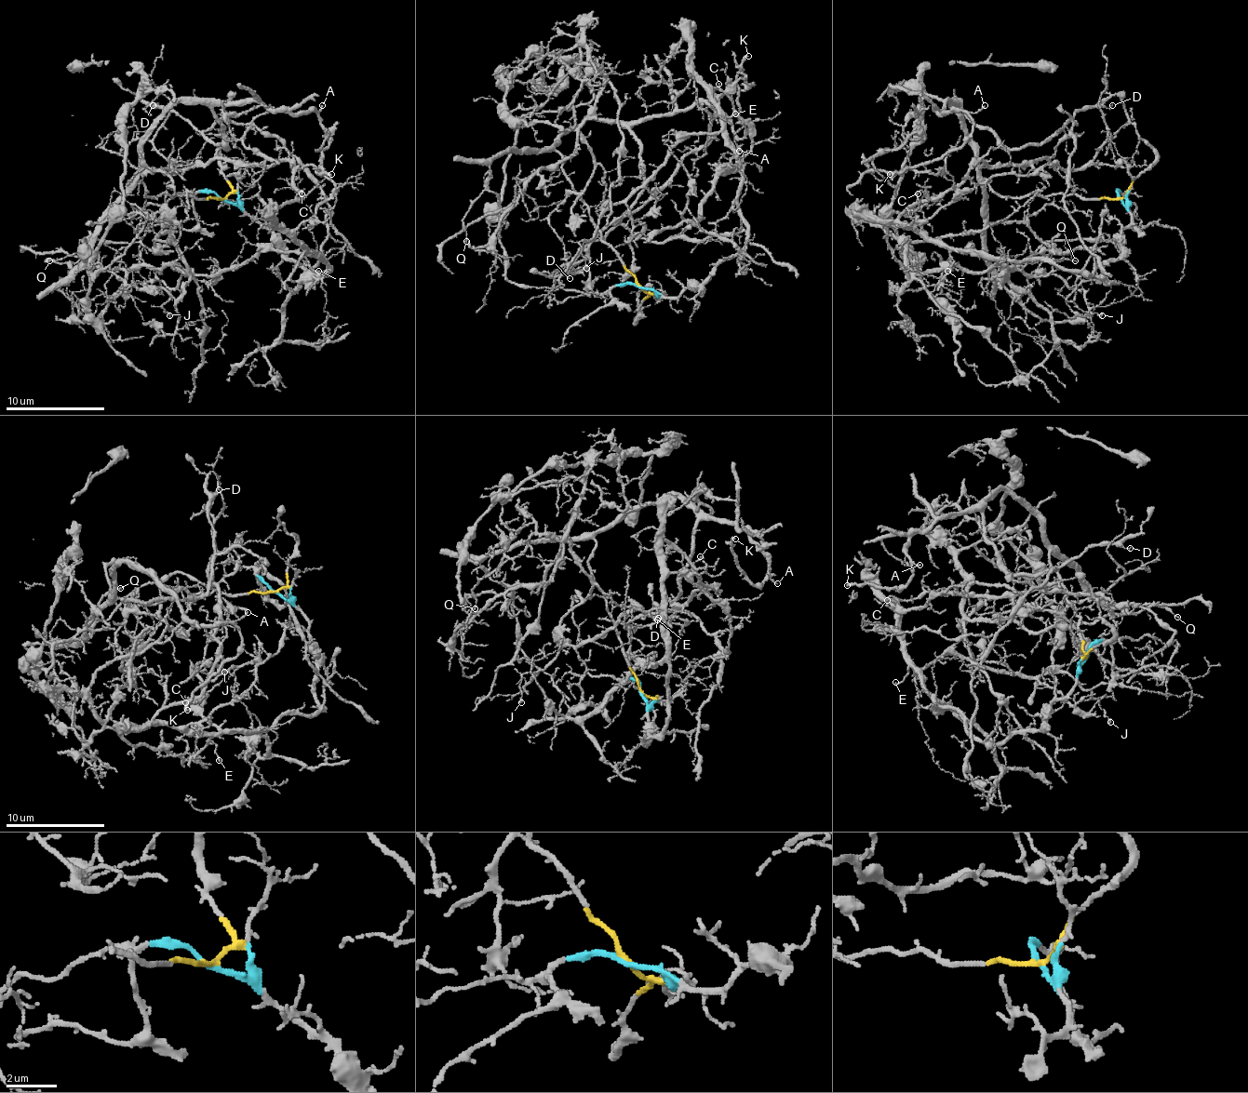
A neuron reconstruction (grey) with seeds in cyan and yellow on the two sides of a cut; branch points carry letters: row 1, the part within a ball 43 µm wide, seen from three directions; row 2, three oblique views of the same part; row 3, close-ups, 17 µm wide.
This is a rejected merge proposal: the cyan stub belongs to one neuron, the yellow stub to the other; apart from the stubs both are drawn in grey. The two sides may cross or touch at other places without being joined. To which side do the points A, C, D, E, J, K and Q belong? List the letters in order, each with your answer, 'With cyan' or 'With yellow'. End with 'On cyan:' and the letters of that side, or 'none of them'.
A: With yellow
C: With cyan
D: With yellow
E: With cyan
J: With cyan
K: With yellow
Q: With yellow
On cyan: C, E, J

